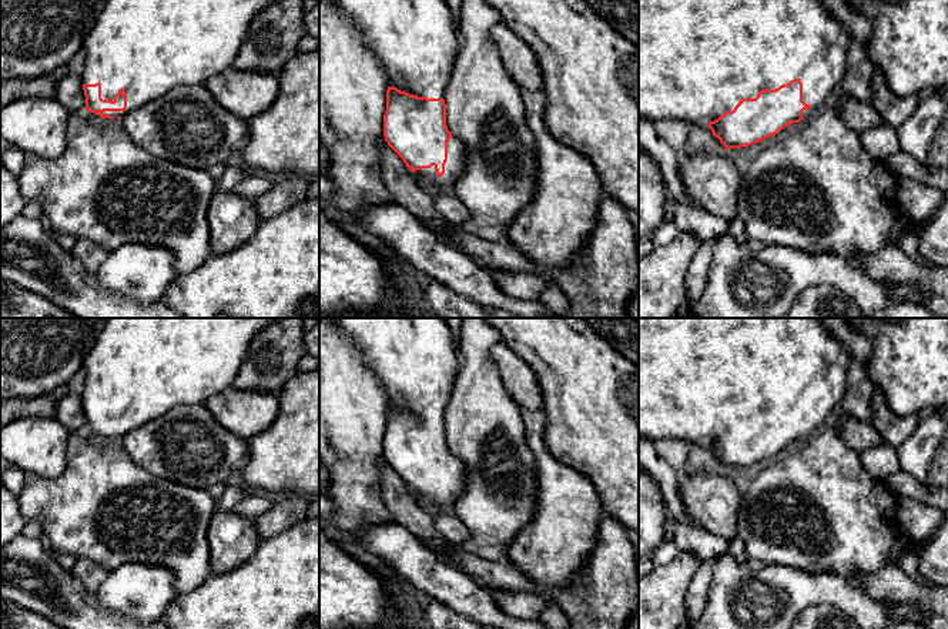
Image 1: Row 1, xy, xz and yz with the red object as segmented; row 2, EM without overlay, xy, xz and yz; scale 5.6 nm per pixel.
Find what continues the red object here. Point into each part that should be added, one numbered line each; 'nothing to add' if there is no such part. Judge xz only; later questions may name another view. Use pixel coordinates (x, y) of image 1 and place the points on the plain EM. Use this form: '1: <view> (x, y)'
1: xz (456, 472)

